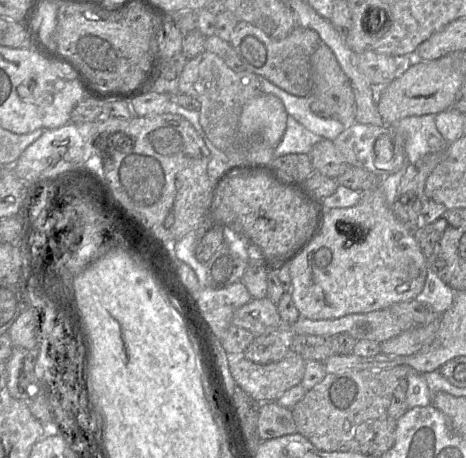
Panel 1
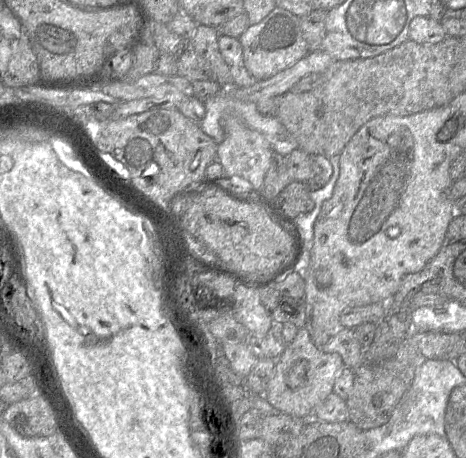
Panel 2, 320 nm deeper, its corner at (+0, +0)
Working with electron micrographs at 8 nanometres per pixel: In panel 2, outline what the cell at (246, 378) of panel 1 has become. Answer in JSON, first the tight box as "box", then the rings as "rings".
{"box":[264,327,344,419],"rings":[[[305,327],[298,329],[294,340],[287,344],[276,359],[274,373],[268,383],[264,397],[268,403],[282,414],[300,419],[313,418],[314,408],[333,393],[337,374],[344,368],[339,354],[325,353],[313,343]]]}

